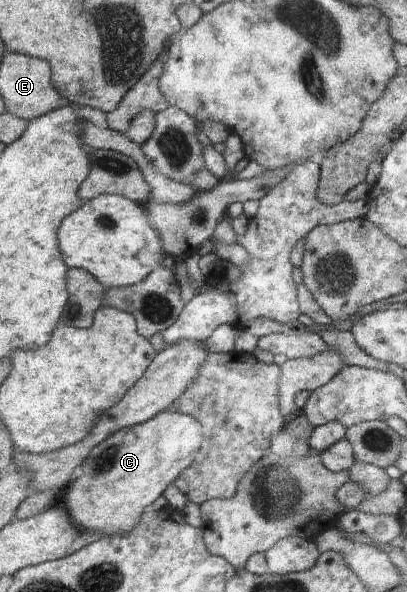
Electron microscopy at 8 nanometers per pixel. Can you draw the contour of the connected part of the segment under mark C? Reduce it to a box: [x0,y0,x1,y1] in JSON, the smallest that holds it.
[66,410,202,536]

